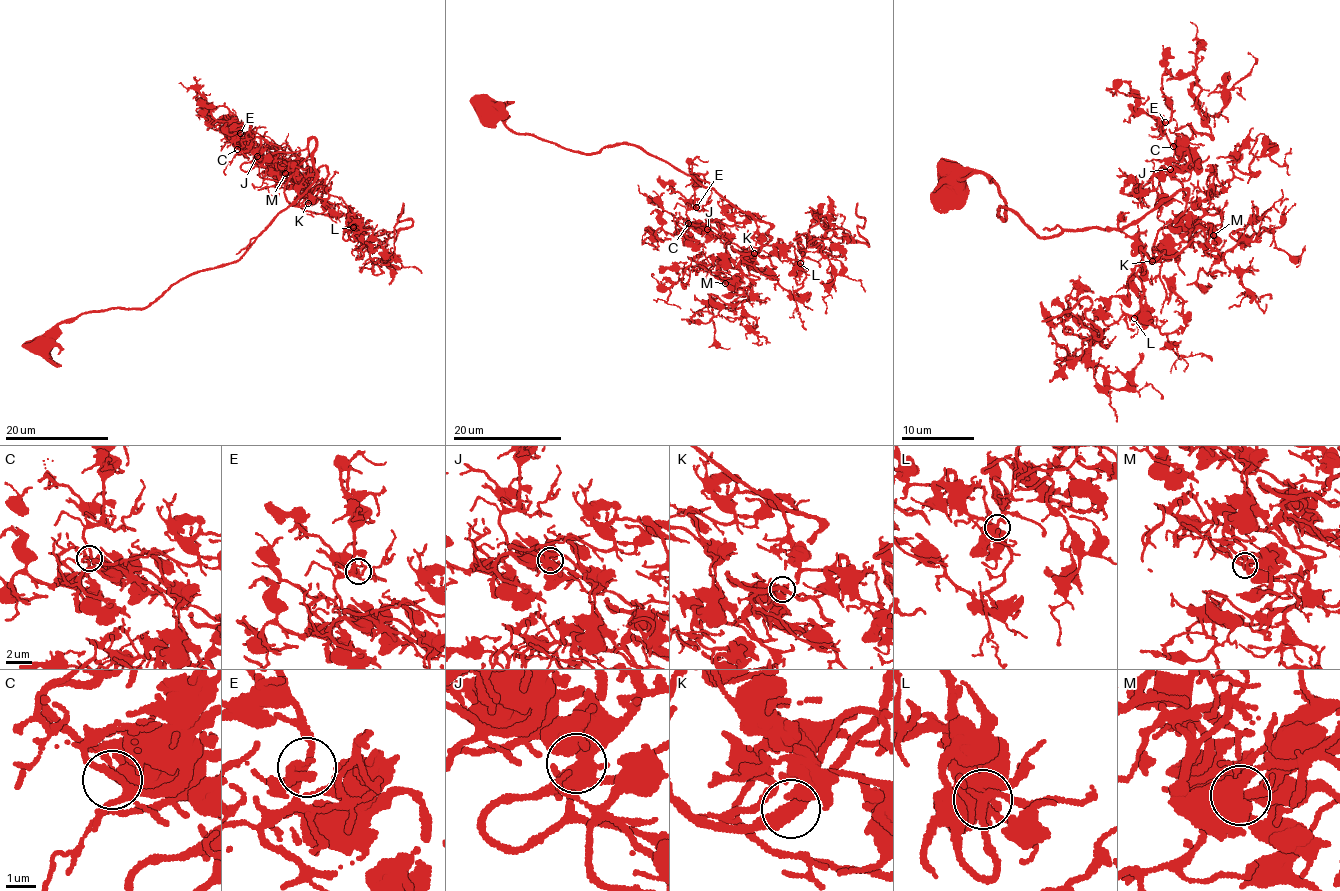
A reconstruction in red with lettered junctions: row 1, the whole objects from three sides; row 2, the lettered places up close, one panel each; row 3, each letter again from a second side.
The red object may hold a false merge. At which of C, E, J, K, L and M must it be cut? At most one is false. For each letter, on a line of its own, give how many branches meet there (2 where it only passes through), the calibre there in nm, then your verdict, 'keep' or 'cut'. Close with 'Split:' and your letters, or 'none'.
C: branches 4; calibre 180 nm; keep
E: branches 4; calibre 240 nm; keep
J: branches 8; calibre 480 nm; keep
K: branches 4; calibre 280 nm; keep
L: branches 4; calibre 400 nm; keep
M: branches 5; calibre 280 nm; keep
Split: none

